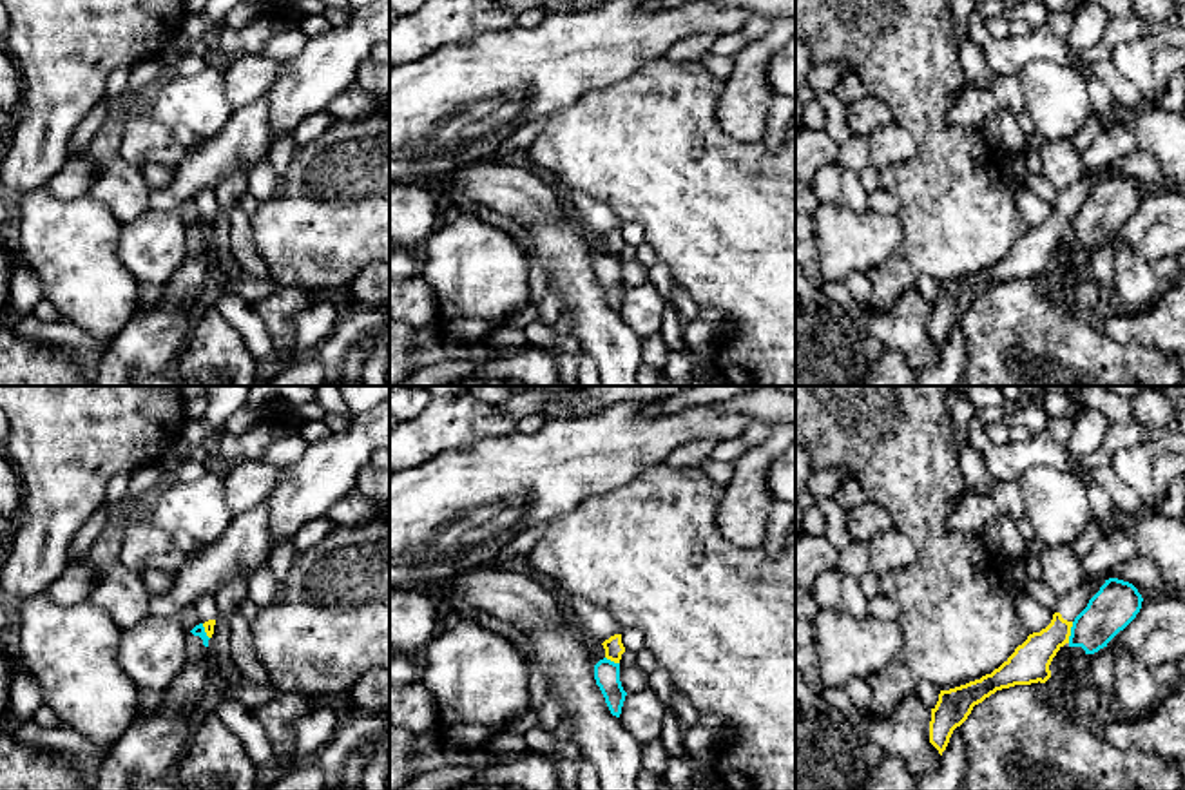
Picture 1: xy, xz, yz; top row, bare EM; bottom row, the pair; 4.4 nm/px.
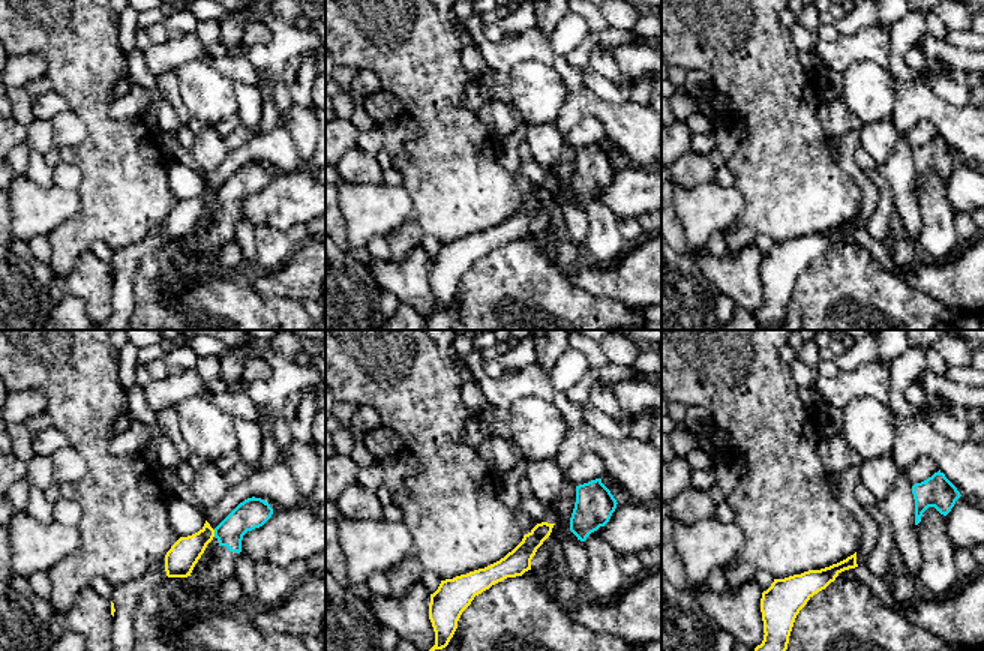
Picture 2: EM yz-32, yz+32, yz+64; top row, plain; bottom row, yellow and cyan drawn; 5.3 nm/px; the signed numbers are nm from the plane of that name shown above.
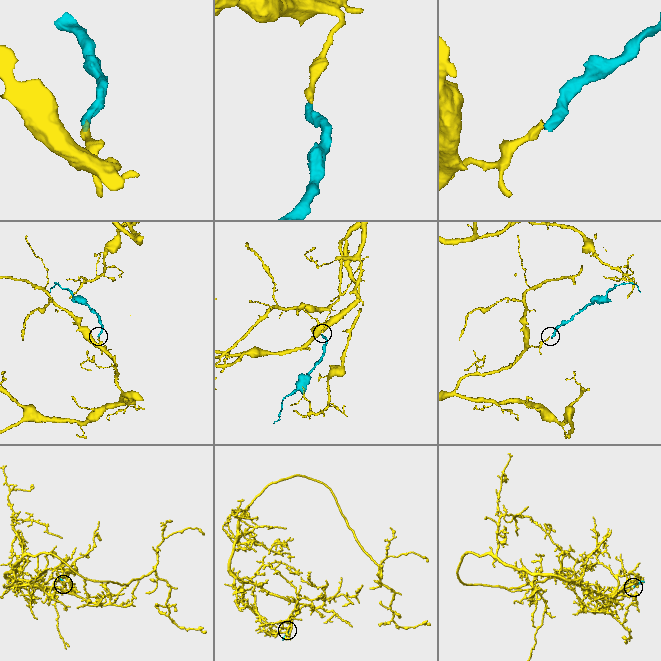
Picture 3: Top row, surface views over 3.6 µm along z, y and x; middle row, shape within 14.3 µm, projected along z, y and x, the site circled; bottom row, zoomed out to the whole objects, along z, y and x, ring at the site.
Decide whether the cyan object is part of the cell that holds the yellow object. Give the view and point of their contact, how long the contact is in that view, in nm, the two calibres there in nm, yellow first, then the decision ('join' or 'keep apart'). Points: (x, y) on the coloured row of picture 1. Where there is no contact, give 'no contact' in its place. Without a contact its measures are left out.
meets yellow in yz at (1069, 633); contact 100 nm long; 180 nm thick on the yellow side, 200 nm on the other; keep apart

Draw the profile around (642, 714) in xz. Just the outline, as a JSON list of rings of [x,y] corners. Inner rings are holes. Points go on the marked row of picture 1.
[[[647,687],[641,692],[625,696],[620,721],[632,737],[645,745],[652,739],[660,739],[665,721],[665,707],[660,696]]]

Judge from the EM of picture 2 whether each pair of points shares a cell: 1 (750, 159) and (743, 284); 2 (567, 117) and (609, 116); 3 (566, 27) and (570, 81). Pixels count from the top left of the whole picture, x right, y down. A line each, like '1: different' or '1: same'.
1: different
2: same
3: same

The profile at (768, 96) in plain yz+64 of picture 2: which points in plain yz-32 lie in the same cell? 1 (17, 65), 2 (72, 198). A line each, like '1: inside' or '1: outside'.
1: outside
2: outside

